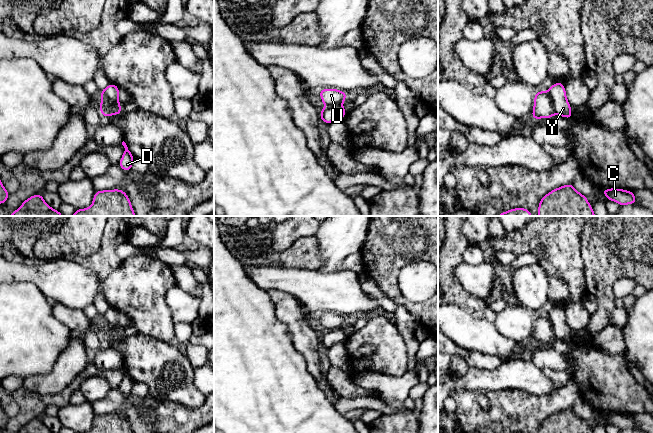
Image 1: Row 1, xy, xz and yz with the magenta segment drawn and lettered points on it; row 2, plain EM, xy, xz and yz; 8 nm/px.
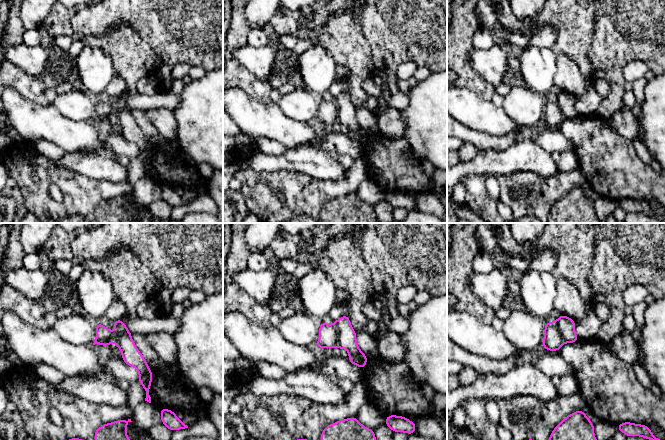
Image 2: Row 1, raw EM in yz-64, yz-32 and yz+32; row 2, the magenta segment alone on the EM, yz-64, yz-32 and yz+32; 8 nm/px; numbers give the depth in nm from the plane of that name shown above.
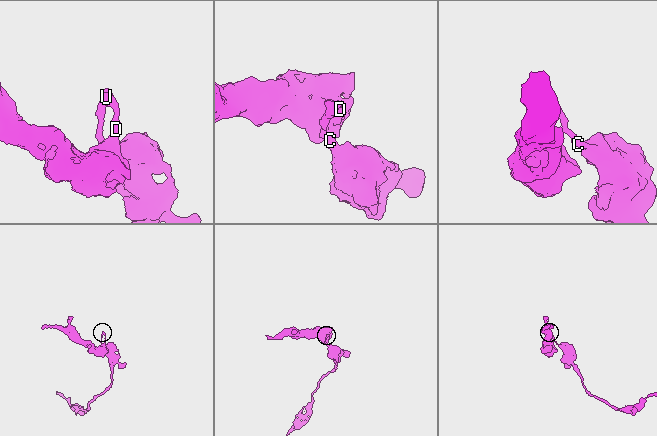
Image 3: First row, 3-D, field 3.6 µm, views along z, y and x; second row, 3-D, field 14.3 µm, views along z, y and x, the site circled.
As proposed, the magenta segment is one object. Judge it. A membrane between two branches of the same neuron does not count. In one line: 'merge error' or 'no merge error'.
merge error

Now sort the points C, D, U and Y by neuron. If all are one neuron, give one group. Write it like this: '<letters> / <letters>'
C Y / D U

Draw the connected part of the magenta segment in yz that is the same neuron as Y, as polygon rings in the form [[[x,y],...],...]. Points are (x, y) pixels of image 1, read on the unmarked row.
[[[556,306],[547,314],[547,317],[550,319],[552,324],[555,338],[571,343],[571,329],[566,322],[566,314],[564,308]]]

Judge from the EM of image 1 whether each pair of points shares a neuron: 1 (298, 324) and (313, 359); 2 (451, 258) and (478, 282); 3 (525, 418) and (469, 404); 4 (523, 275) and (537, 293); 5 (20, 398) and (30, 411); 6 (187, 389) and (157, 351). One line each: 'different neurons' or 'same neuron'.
1: same neuron
2: different neurons
3: same neuron
4: same neuron
5: same neuron
6: same neuron

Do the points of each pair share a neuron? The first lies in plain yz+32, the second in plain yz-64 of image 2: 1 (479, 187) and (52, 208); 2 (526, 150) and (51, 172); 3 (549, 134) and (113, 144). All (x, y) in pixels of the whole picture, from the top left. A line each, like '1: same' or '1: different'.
1: same
2: different
3: same

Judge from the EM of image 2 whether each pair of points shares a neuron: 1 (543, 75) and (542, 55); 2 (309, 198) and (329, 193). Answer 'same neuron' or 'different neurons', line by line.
1: same neuron
2: same neuron

